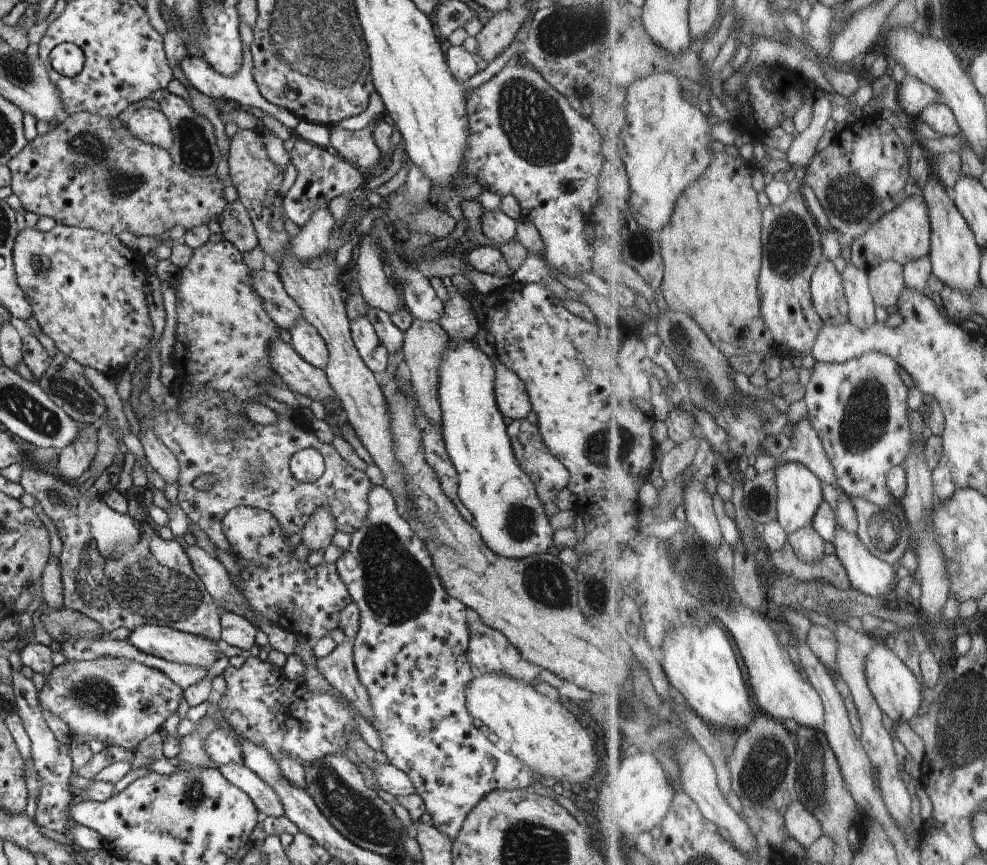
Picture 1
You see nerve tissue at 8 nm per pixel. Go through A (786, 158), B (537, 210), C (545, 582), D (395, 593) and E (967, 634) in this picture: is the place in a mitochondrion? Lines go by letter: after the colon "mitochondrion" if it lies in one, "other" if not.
A: other
B: other
C: mitochondrion
D: mitochondrion
E: other

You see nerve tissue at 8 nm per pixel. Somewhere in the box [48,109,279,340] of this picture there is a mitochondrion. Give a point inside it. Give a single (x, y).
(91, 150)

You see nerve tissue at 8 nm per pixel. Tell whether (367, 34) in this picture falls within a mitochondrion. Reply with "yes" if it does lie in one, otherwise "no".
yes

